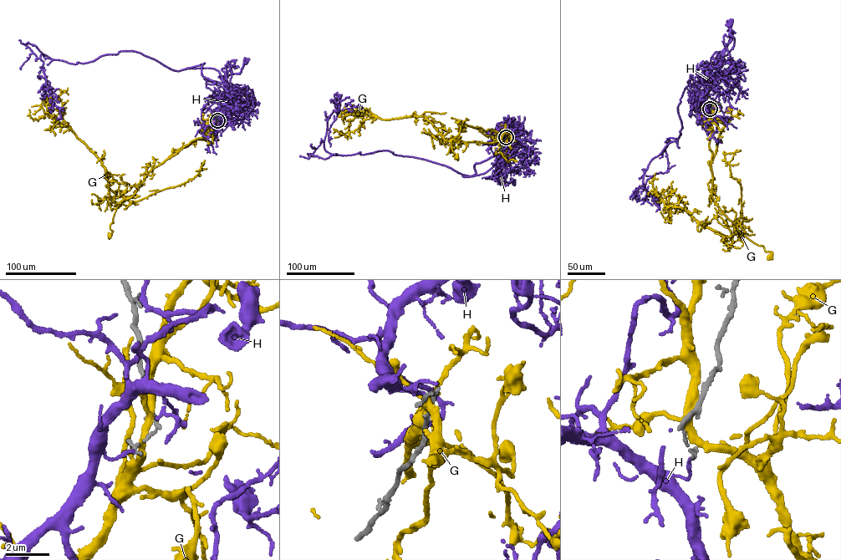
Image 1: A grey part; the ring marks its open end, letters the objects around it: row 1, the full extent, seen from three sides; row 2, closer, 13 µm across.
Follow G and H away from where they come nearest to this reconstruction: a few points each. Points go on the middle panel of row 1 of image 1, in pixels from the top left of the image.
G: (506, 138), (500, 146), (476, 127), (463, 124), (458, 134), (450, 140), (452, 155), (456, 156)
H: (506, 137), (504, 134), (510, 133), (504, 145), (503, 162), (494, 175), (504, 181), (512, 179), (513, 181)

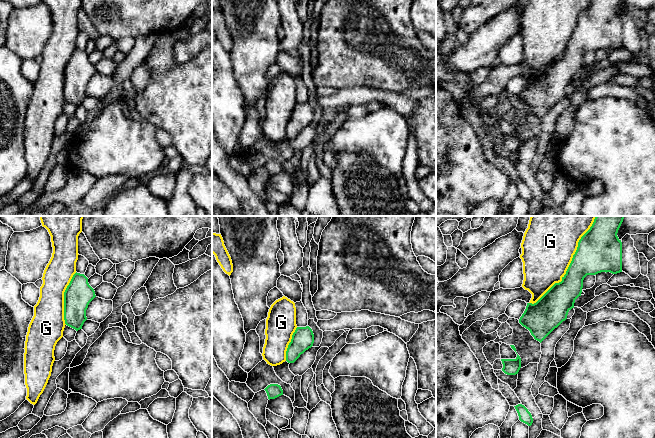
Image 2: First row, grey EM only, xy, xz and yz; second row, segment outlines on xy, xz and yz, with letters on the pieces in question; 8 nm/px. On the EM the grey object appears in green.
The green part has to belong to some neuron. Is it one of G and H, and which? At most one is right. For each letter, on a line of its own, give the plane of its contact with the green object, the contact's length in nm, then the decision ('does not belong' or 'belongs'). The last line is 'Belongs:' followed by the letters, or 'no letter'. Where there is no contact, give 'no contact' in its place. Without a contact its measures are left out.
G: yz | 900 nm | does not belong
H: no contact | does not belong
Belongs: no letter

